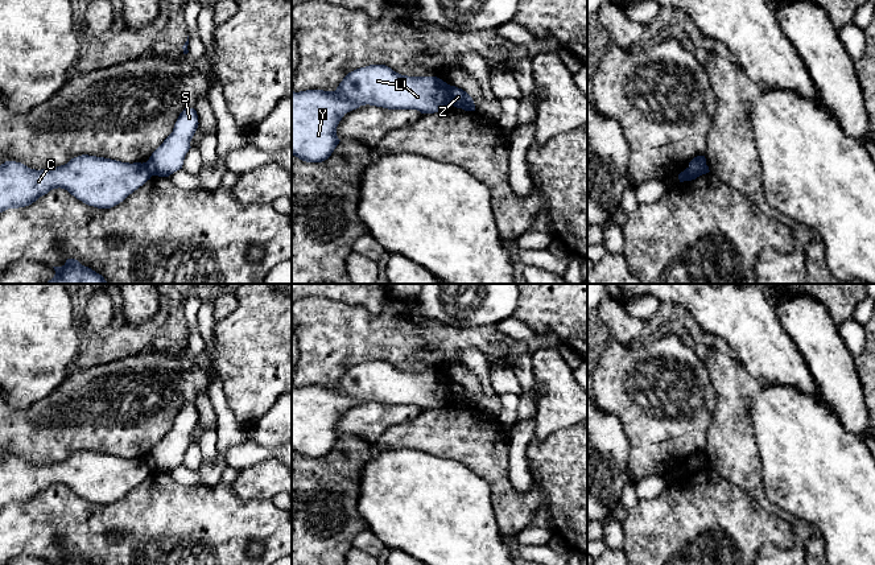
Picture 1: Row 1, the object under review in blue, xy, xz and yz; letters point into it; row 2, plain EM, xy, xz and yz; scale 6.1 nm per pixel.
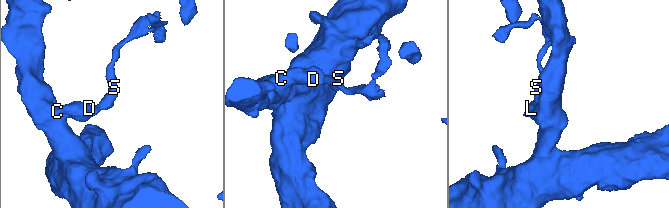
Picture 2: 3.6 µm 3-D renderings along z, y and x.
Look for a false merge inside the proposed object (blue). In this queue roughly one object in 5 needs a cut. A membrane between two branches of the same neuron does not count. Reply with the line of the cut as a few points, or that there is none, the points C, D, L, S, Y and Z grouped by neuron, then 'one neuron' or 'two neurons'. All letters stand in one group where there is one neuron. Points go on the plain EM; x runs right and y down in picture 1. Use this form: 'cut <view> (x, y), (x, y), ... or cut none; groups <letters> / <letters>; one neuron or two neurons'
cut xz (448, 380), (446, 399); groups C D L Y / S Z; two neurons

